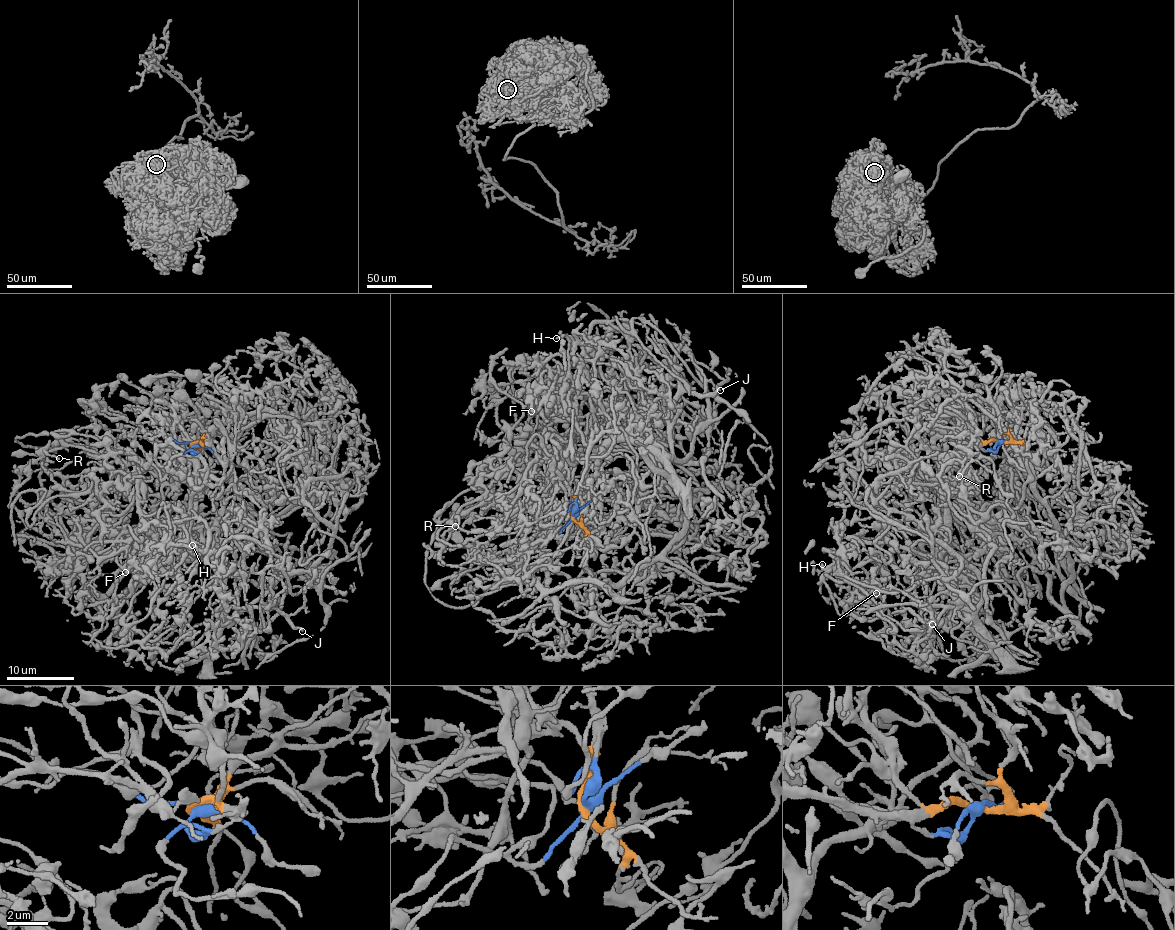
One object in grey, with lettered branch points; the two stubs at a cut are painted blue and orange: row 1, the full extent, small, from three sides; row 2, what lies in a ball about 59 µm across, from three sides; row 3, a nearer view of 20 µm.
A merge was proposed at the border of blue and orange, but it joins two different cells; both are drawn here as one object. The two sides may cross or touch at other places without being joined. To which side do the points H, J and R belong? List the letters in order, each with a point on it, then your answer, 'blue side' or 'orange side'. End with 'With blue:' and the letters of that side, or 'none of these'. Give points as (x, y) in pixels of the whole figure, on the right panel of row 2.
H: place (822, 564); orange side
J: place (932, 624); orange side
R: place (959, 476); blue side
With blue: R

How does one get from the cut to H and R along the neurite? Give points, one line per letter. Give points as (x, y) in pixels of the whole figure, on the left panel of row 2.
H: (193, 445), (212, 436), (197, 461), (189, 537), (212, 552), (219, 534), (213, 530), (203, 551), (192, 544)
R: (193, 445), (187, 472), (254, 521), (230, 449), (214, 486), (170, 443), (139, 464), (61, 431), (59, 458)

